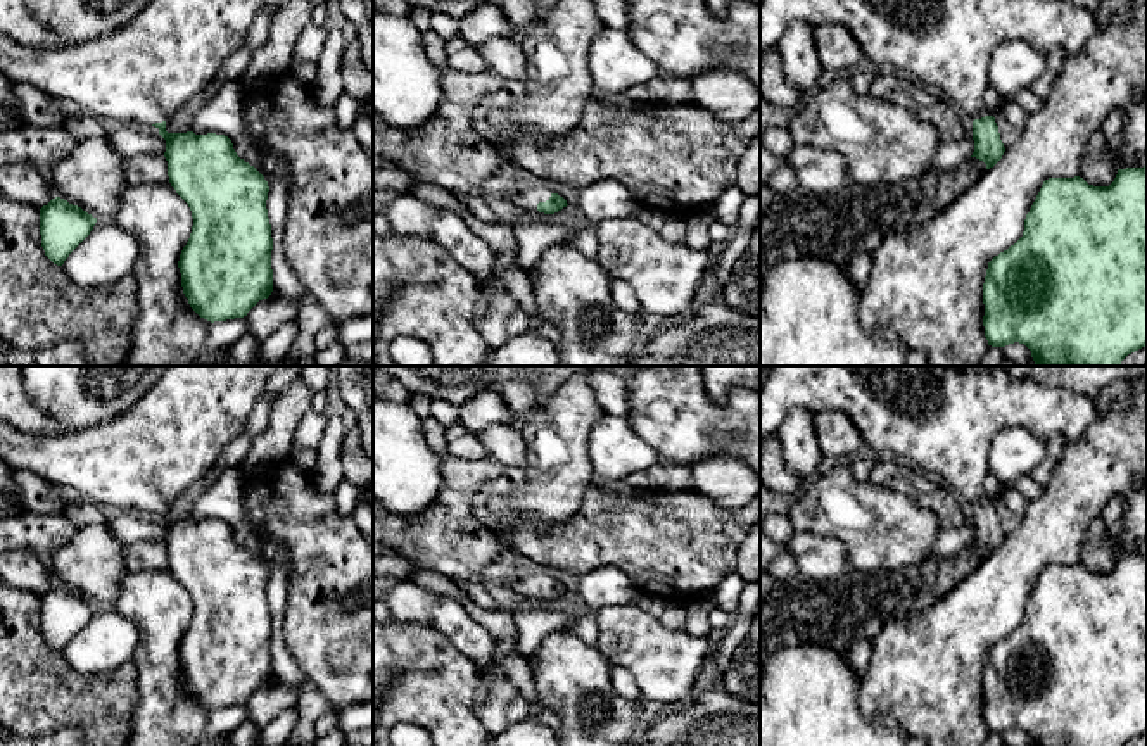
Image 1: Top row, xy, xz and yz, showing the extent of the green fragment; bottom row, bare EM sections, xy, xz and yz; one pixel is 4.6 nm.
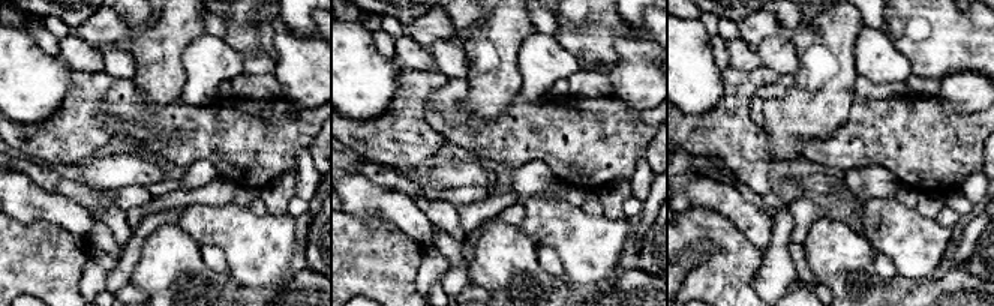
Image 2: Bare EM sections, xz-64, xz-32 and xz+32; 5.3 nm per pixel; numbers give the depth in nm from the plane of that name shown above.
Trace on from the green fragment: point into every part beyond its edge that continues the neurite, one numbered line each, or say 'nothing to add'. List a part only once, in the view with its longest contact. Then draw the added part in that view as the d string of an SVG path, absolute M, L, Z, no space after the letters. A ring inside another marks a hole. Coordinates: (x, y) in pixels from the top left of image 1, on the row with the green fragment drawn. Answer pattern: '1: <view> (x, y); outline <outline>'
1: xz (527, 199); outline M530 186L525 190L506 192L501 200L511 202L525 211L537 211L539 202L549 200L553 192L546 188Z

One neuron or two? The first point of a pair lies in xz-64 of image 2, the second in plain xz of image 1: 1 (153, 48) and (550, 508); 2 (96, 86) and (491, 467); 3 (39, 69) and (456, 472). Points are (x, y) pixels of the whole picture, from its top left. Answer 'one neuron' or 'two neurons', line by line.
1: one neuron
2: one neuron
3: two neurons

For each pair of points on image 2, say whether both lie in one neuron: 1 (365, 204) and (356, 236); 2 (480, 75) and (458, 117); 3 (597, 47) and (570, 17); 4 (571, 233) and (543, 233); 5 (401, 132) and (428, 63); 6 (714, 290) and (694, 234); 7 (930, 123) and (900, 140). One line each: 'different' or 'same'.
1: different
2: different
3: same
4: same
5: different
6: same
7: same

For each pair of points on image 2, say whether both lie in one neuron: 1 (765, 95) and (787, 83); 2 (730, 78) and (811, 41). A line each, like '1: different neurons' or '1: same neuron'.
1: same neuron
2: different neurons

